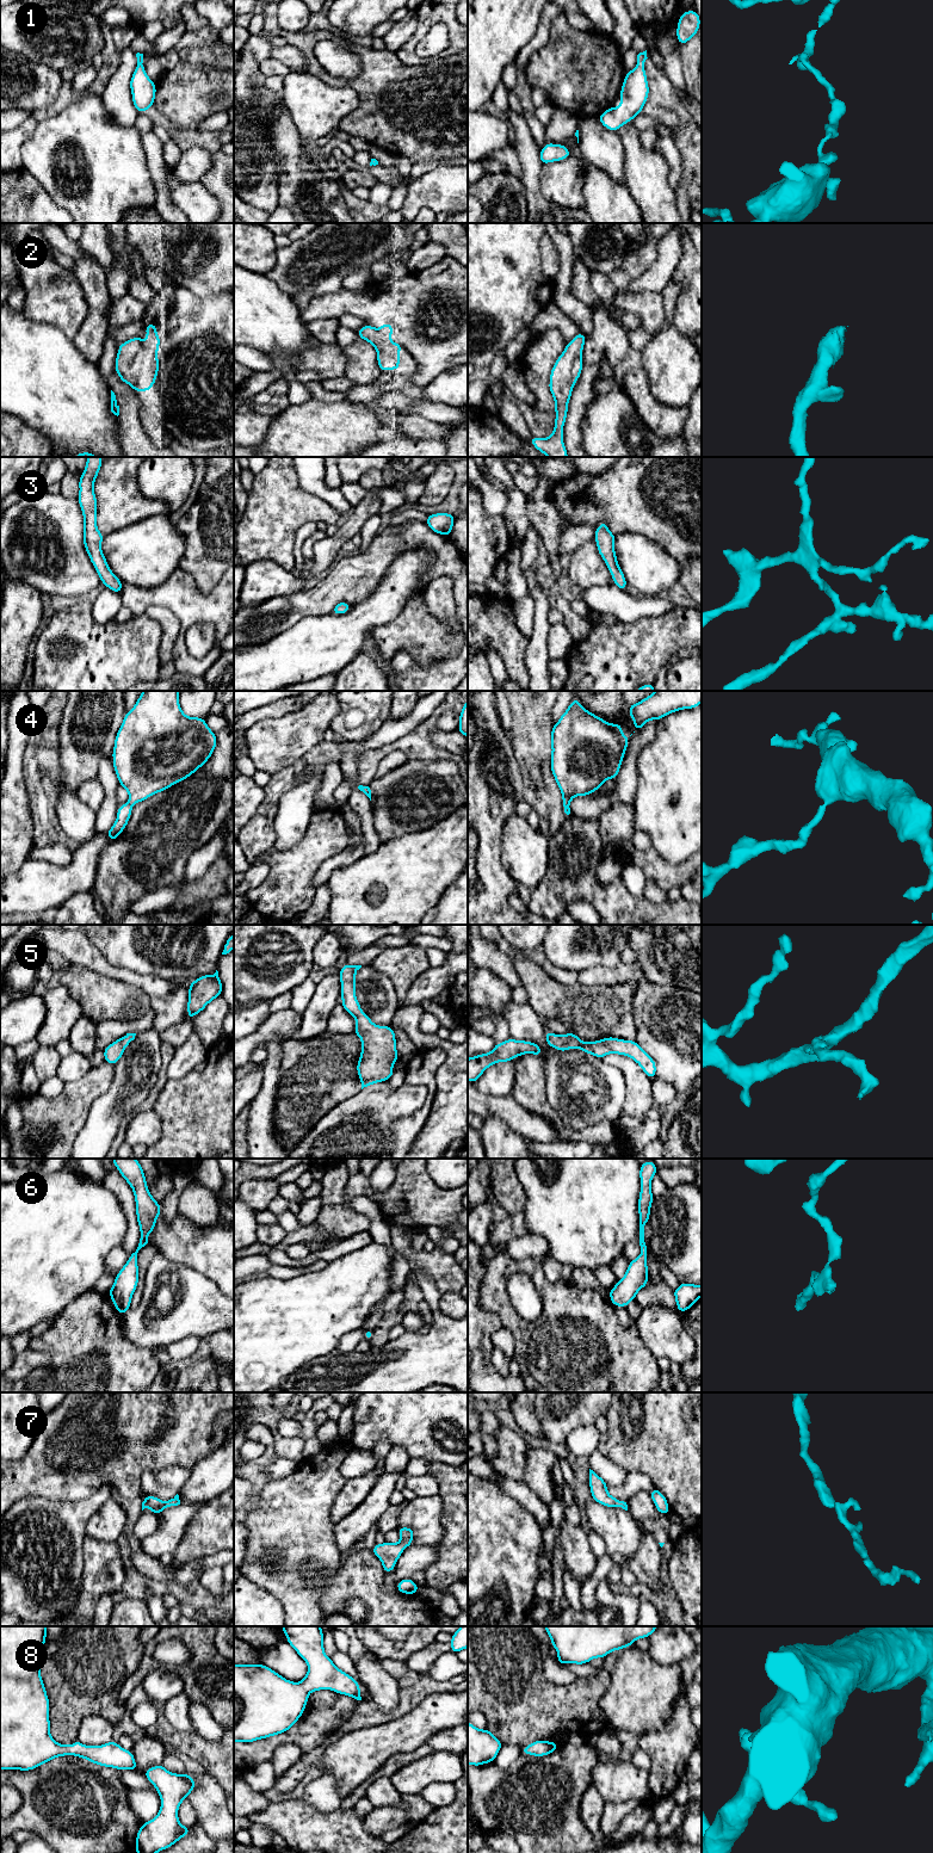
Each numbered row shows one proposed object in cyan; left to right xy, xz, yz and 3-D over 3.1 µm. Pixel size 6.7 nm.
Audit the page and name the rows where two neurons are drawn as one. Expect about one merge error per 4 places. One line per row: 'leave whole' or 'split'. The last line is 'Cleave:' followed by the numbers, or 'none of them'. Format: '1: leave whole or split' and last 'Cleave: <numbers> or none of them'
1: leave whole
2: leave whole
3: leave whole
4: leave whole
5: leave whole
6: leave whole
7: leave whole
8: leave whole
Cleave: none of them

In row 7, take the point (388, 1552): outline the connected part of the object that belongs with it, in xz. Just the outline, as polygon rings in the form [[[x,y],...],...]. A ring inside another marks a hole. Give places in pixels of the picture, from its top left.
[[[397,1527],[401,1540],[396,1544],[385,1542],[376,1544],[371,1550],[383,1564],[383,1571],[391,1573],[406,1548],[412,1545],[414,1539],[414,1530],[410,1527]]]

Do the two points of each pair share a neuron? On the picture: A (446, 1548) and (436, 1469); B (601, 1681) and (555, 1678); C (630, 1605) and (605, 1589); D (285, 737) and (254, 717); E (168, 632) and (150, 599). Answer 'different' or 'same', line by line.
A: same
B: different
C: same
D: different
E: different

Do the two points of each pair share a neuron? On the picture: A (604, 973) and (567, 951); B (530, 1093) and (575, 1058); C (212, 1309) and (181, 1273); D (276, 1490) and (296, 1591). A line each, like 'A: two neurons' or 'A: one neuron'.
A: two neurons
B: two neurons
C: one neuron
D: one neuron

